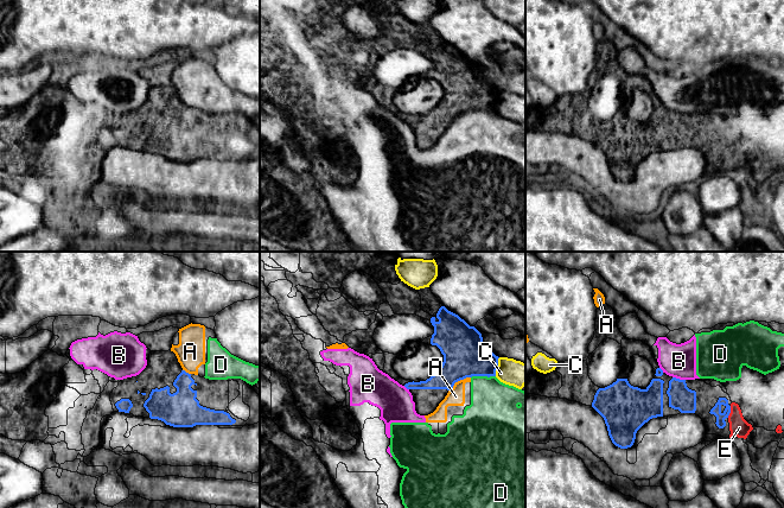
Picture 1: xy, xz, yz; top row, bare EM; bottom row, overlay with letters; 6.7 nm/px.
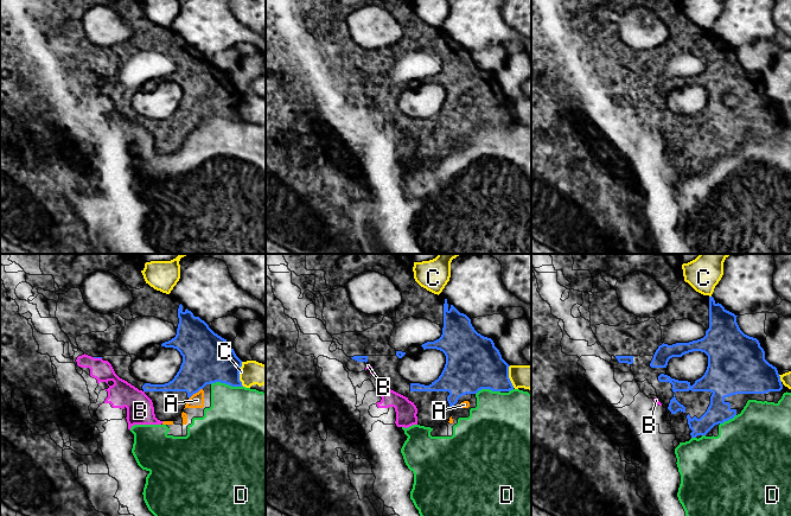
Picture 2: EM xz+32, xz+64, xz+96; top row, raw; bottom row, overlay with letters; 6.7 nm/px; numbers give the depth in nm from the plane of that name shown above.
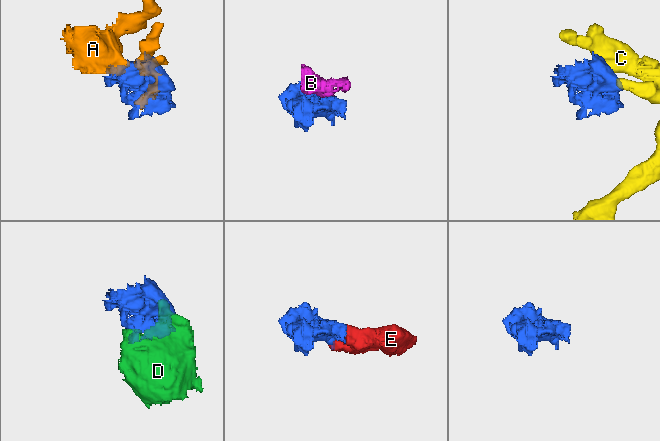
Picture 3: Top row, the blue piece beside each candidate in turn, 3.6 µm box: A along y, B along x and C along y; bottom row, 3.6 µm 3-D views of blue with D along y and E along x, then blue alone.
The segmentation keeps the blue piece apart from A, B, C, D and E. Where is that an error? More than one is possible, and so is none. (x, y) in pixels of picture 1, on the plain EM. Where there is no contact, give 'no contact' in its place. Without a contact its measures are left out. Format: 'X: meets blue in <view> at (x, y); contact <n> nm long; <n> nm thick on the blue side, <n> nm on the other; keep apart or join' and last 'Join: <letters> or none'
A: meets blue in xz at (458, 114); contact 180 nm long; 300 nm thick on the blue side, 120 nm on the other; keep apart
B: meets blue in yz at (679, 113); contact 90 nm long; 170 nm thick on the blue side, 220 nm on the other; keep apart
C: meets blue in xz at (496, 101); contact 130 nm long; 300 nm thick on the blue side, 180 nm on the other; keep apart
D: meets blue in xz at (483, 109); contact 170 nm long; 300 nm thick on the blue side, 320 nm on the other; keep apart
E: meets blue in yz at (730, 146); contact 80 nm long; 70 nm thick on the blue side, 130 nm on the other; join
Join: E

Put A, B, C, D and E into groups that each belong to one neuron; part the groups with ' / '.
A B D / C / E

